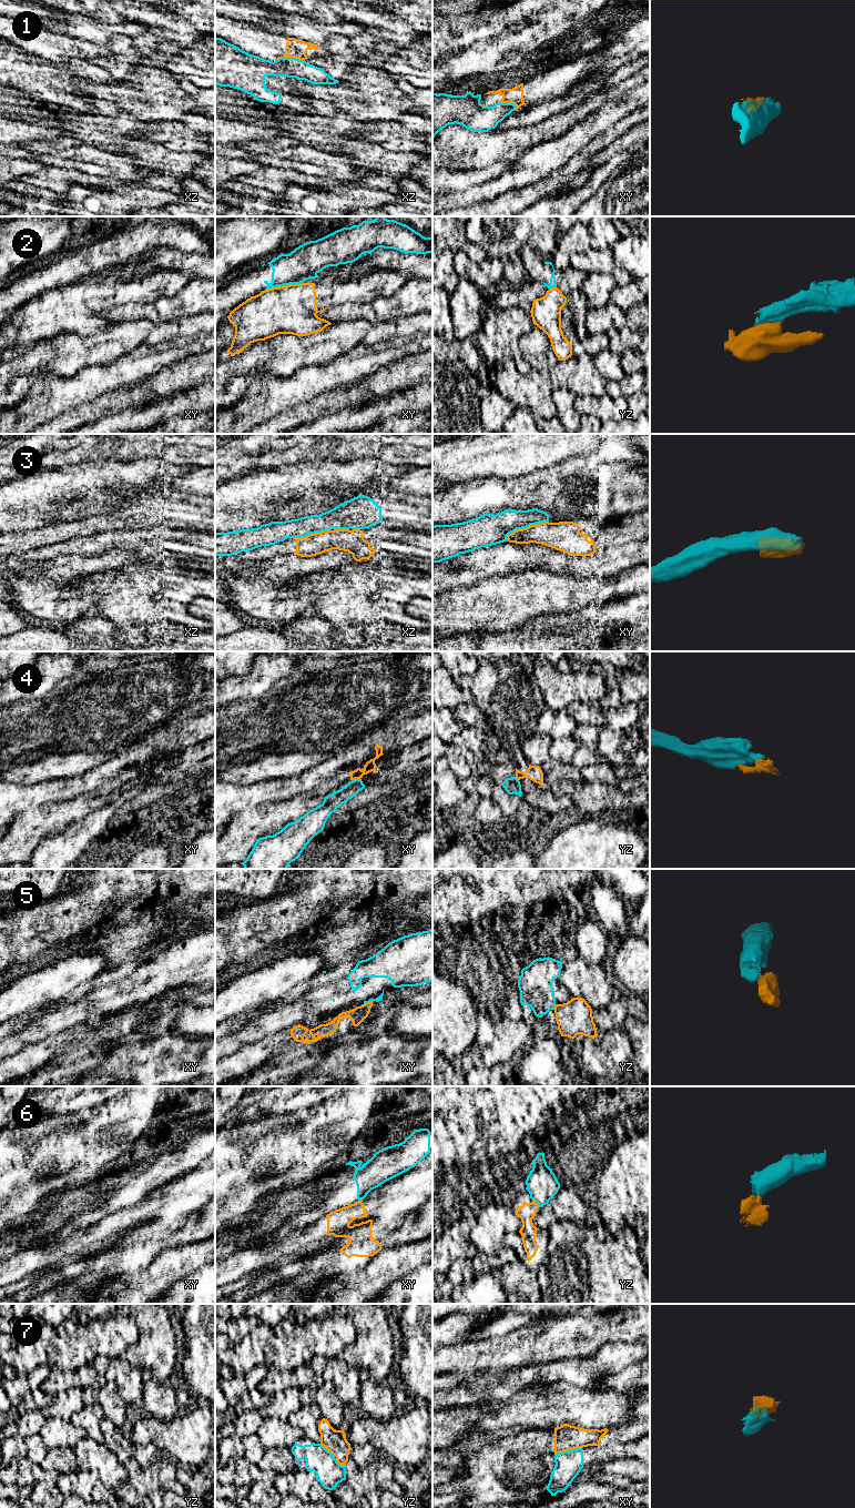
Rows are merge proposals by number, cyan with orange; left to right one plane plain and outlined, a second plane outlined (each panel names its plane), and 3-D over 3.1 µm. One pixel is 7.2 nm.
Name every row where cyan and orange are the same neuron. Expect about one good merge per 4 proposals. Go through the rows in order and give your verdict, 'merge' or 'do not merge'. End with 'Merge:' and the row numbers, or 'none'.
1: do not merge
2: do not merge
3: do not merge
4: do not merge
5: do not merge
6: do not merge
7: do not merge
Merge: none

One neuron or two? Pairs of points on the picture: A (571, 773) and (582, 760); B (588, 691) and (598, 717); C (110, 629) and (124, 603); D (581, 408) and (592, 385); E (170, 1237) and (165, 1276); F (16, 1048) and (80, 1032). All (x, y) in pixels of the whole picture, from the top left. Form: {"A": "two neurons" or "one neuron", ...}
{"A": "two neurons", "B": "two neurons", "C": "two neurons", "D": "two neurons", "E": "two neurons", "F": "two neurons"}

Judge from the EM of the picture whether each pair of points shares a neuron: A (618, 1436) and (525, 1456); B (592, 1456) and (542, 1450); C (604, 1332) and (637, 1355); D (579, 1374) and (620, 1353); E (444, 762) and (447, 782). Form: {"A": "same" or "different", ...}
{"A": "same", "B": "different", "C": "different", "D": "same", "E": "same"}

